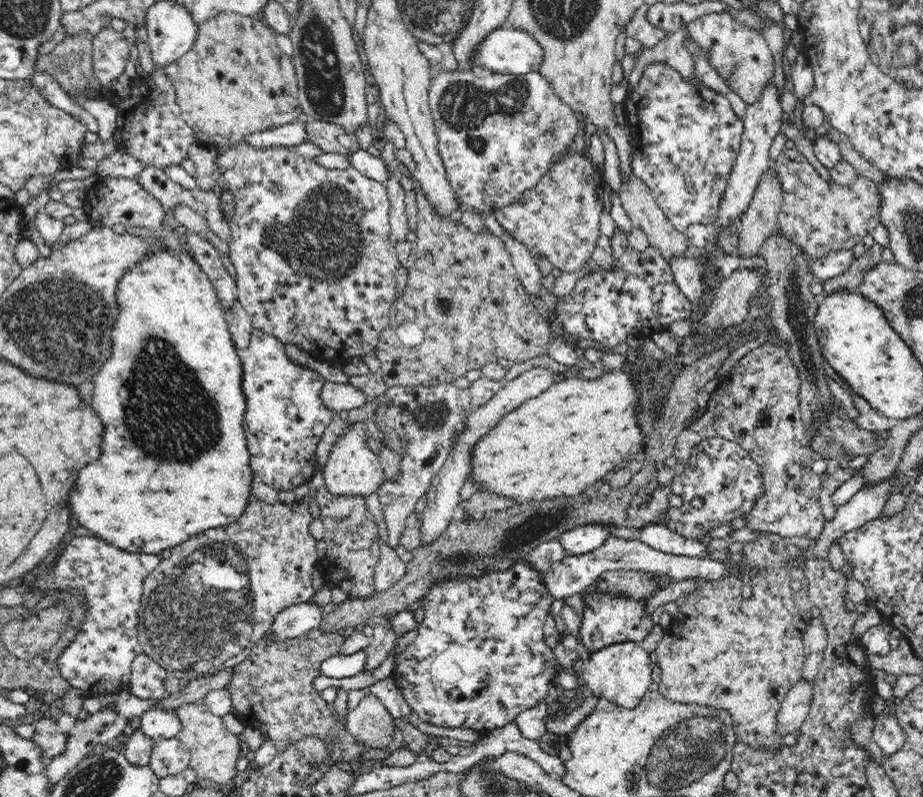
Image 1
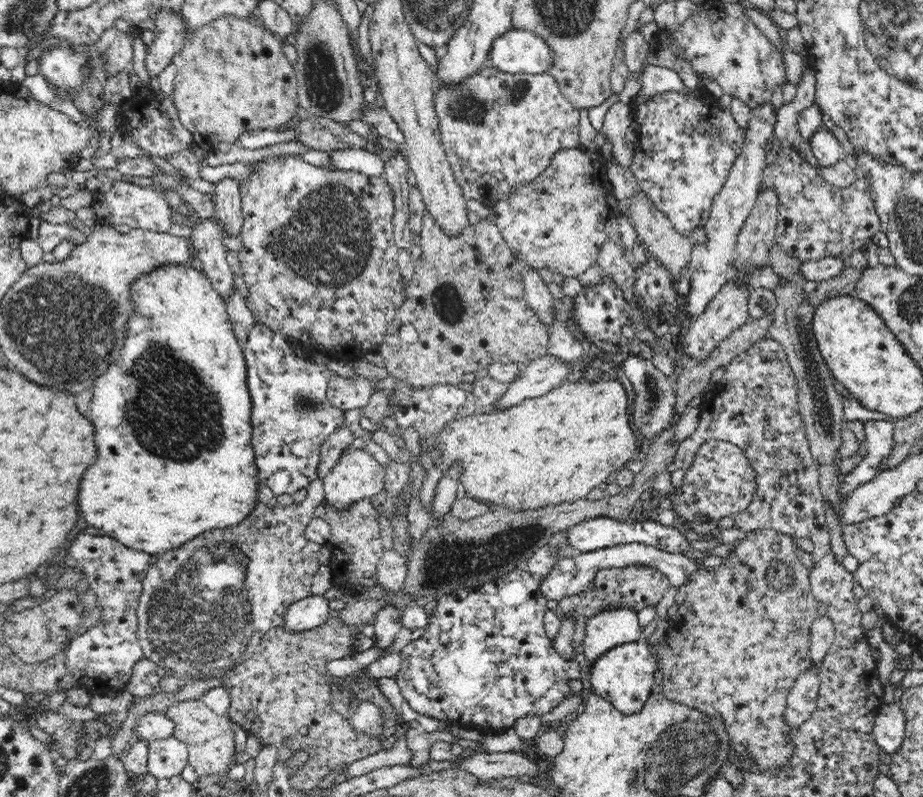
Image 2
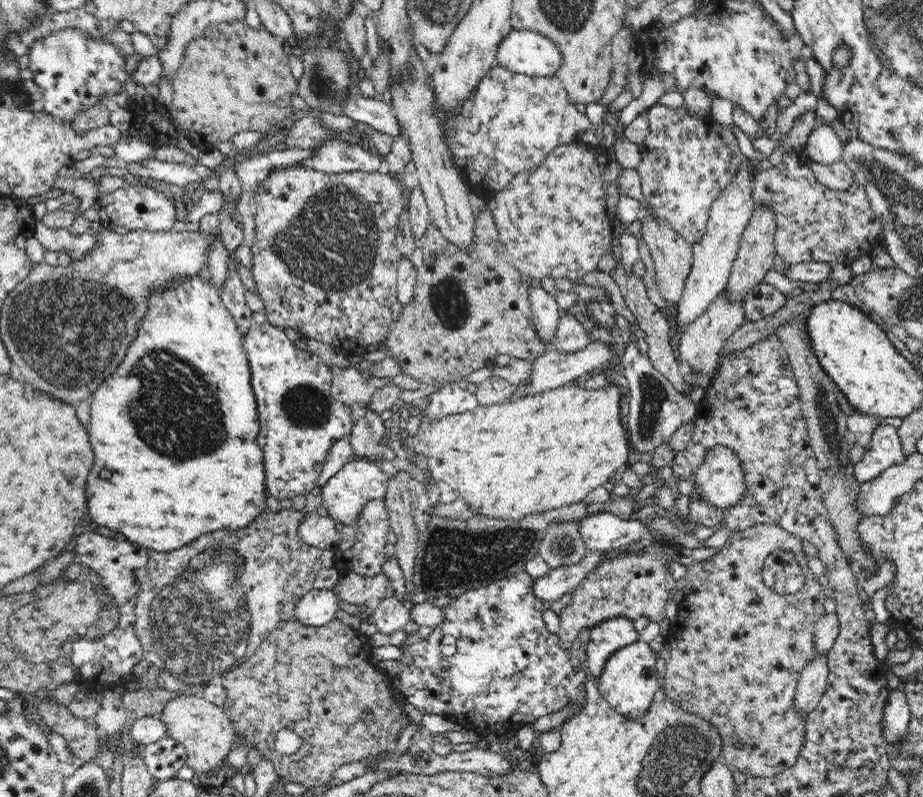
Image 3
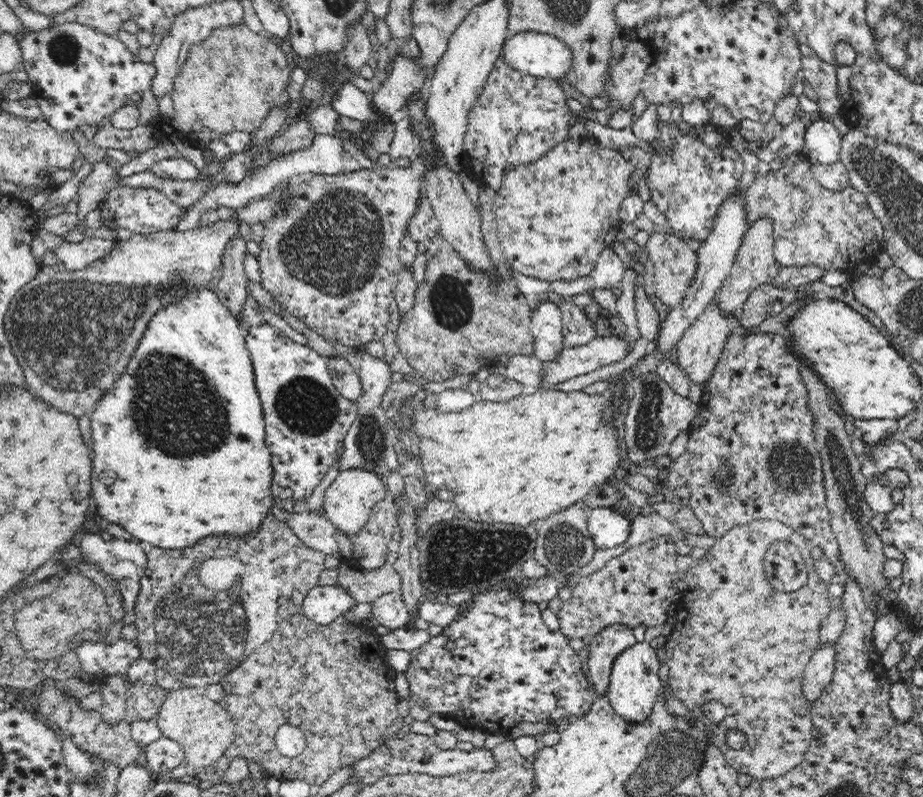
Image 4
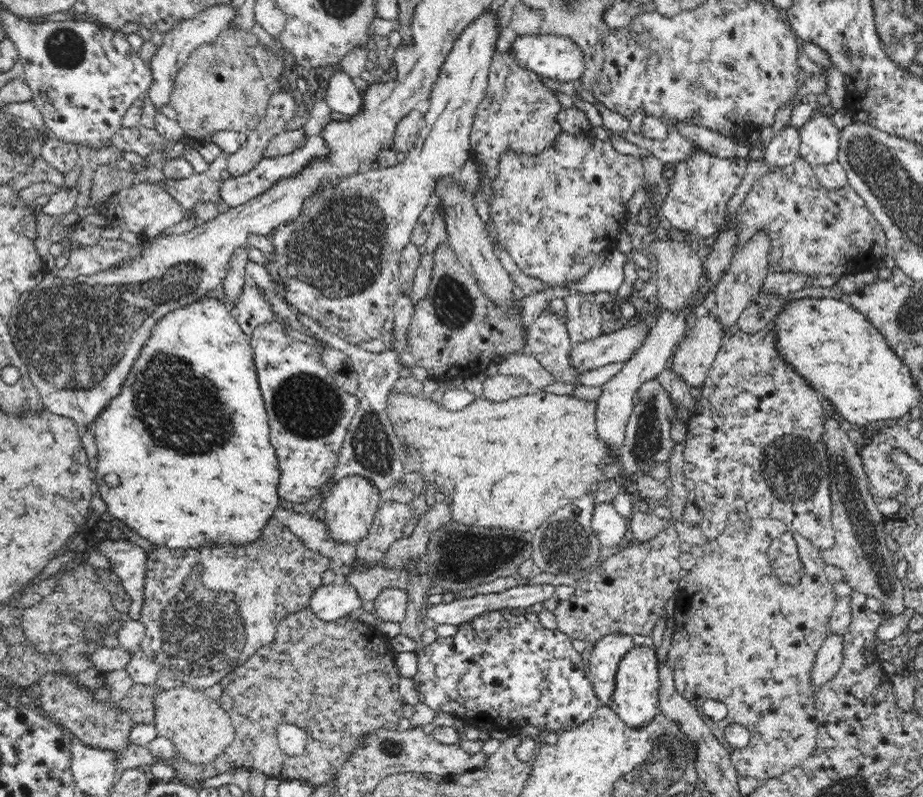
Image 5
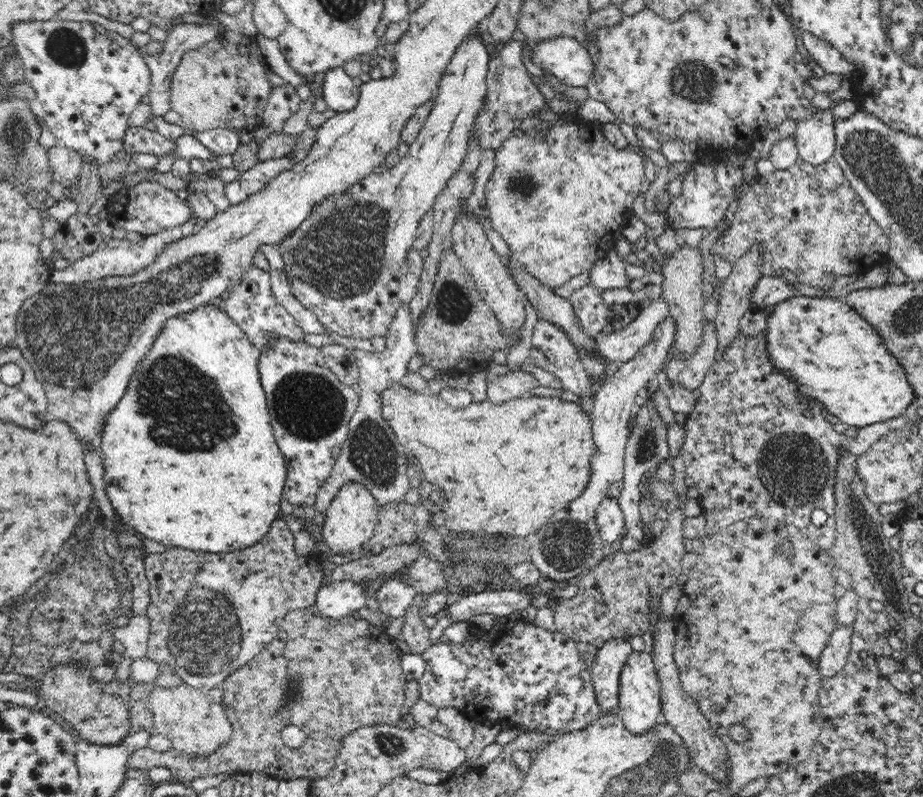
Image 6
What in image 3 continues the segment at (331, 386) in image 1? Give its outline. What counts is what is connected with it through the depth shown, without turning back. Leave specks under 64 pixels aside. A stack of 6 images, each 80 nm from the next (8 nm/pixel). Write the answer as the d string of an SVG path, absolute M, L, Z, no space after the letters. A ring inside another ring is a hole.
M351 365L347 368L330 366L332 374L333 398L345 402L348 406L364 406L372 398L376 388L383 388L393 383L392 377L374 378L366 381Z

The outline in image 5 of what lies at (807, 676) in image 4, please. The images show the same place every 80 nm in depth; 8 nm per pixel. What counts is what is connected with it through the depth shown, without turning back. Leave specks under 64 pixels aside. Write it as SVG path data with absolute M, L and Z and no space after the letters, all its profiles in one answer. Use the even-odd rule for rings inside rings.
M832 633L818 650L813 669L811 670L813 686L826 684L838 674L843 661L844 635Z

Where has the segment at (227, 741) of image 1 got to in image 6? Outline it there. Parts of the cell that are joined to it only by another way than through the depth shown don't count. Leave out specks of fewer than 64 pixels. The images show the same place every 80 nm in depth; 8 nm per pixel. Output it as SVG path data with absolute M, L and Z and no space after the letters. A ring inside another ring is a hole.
M188 684L156 686L148 696L150 711L154 714L156 732L170 734L174 746L184 746L184 754L204 756L218 750L232 734L232 725L220 704L210 699L205 690L192 688Z

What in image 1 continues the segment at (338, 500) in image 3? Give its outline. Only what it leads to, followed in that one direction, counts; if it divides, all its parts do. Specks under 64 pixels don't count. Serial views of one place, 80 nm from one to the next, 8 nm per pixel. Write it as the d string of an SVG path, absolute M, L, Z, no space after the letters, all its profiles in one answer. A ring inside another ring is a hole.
M360 424L353 425L352 430L338 439L332 448L325 468L323 468L325 487L332 493L343 497L366 497L372 492L377 492L385 481L385 474L379 457L366 445L366 431Z

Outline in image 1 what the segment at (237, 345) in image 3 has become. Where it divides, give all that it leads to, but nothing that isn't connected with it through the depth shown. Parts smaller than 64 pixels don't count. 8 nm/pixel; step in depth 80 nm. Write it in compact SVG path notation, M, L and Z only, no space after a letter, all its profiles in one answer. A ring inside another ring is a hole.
M185 245L180 246L182 251L170 249L169 251L154 251L147 259L128 269L123 280L118 285L117 301L120 306L118 324L112 330L114 338L114 354L102 366L102 370L94 378L94 396L92 396L92 408L102 418L104 426L104 438L102 438L102 454L96 462L90 466L84 466L78 474L78 480L74 484L74 490L70 494L70 508L76 516L76 520L94 532L112 546L132 553L160 554L163 550L174 548L192 538L194 534L200 534L202 530L218 529L236 522L246 510L251 496L251 484L253 483L253 472L250 466L250 453L247 447L243 420L245 419L246 399L242 388L242 377L244 368L237 350L233 343L225 309L219 302L216 289L211 280L194 260Z

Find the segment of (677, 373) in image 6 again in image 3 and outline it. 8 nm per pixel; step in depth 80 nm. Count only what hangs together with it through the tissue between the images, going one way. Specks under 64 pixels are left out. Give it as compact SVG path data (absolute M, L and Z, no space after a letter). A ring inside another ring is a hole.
M724 292L720 293L714 300L711 300L707 309L694 322L691 322L687 329L682 332L678 345L679 360L688 364L692 373L699 374L703 380L708 381L710 375L719 366L721 350L725 342L739 329L744 323L743 303L730 303Z

